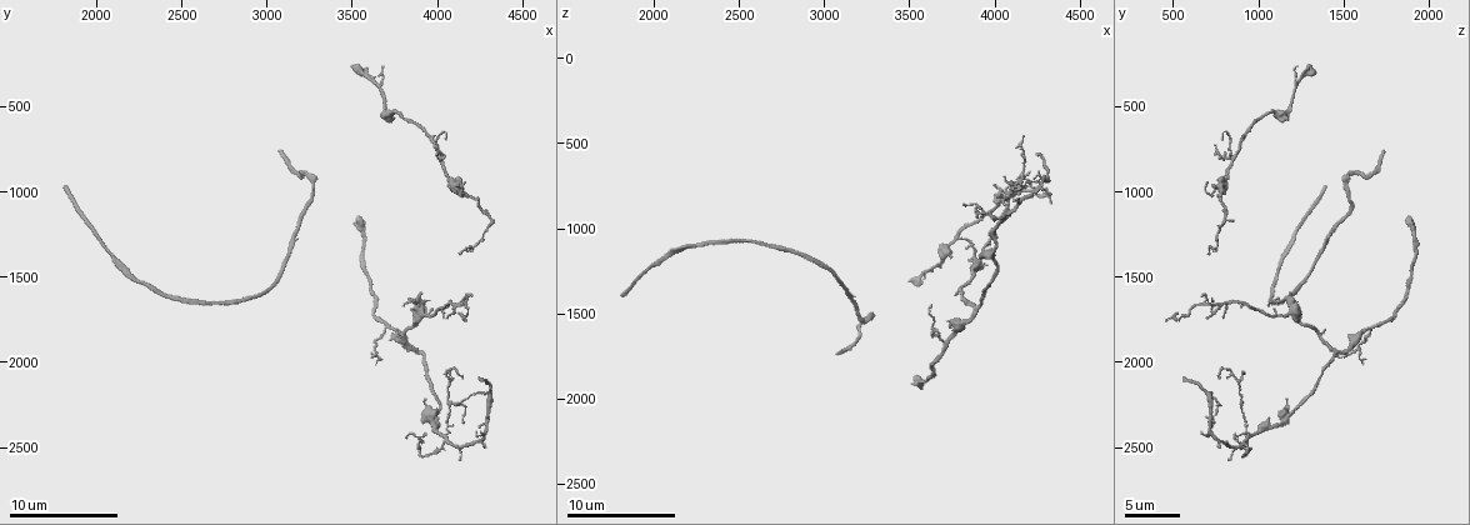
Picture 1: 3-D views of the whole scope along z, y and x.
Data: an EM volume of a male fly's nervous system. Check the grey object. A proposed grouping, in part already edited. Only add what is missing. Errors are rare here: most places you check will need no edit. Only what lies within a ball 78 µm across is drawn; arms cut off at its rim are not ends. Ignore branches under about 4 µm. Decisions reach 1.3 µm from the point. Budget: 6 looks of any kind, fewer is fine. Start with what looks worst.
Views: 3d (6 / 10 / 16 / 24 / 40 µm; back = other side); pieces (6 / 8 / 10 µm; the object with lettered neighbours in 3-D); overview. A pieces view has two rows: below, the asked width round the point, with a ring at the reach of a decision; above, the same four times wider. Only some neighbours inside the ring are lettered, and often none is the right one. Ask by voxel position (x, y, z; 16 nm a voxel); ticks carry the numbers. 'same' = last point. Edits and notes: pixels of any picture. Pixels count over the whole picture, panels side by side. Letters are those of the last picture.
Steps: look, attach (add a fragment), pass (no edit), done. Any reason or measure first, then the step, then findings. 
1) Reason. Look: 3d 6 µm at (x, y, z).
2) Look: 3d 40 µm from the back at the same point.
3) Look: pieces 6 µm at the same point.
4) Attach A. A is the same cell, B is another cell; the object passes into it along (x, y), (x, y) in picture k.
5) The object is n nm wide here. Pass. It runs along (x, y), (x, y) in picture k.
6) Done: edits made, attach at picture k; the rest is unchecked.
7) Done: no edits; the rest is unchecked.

Thin end. Look: pieces 6 µm at (3820, 2440, 860).

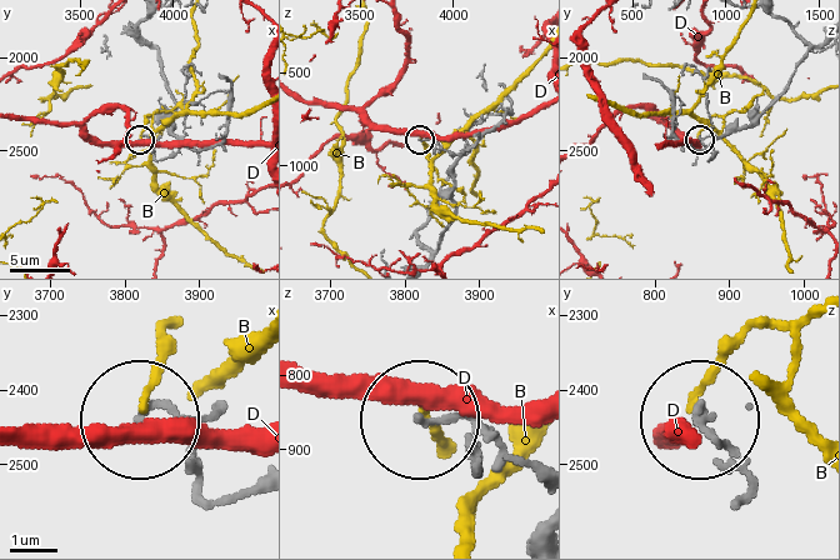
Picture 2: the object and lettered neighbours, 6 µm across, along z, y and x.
Pass. B and D are other cells; no lettered fragment goes on from it.

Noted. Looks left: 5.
Look: pieces 10 µm at (4240, 2100, 560).

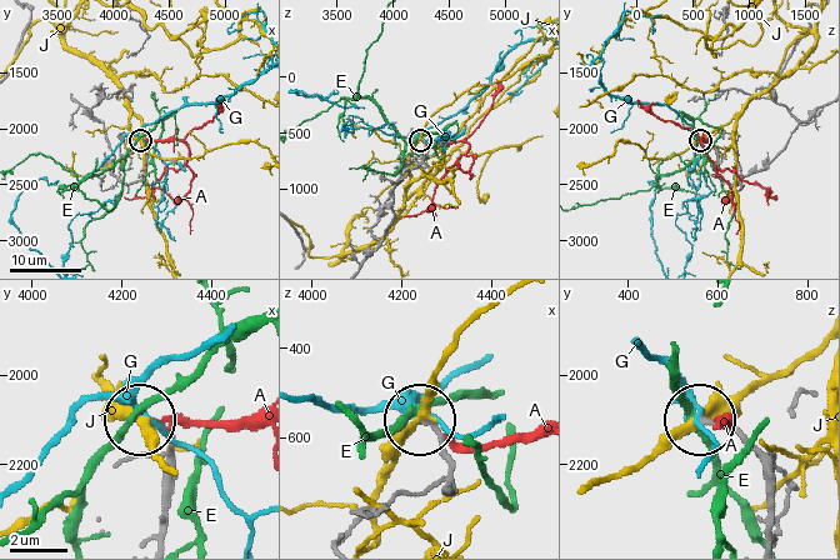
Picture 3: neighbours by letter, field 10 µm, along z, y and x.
Pass. A, E, G and J are other cells; it runs along (769, 534), (766, 469), (740, 440), (699, 421) in picture 3; no lettered fragment goes on from it.

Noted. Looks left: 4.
Thin end. Look: 3d 6 µm at (4040, 1740, 700).

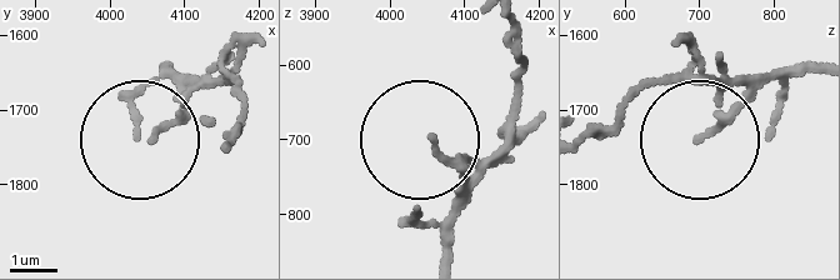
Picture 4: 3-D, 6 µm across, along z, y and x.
What lies round it. Look: pieces 6 µm at (4060, 1735, 705).

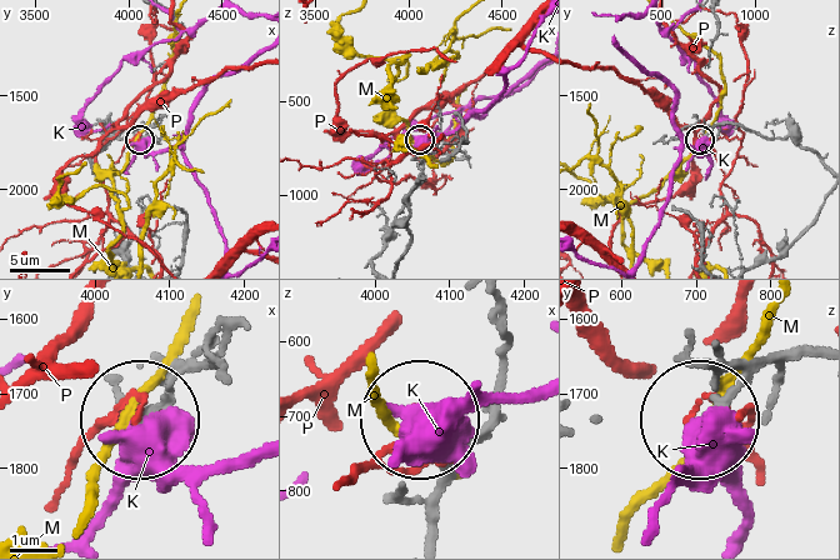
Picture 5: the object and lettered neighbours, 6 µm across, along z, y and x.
Pass. K, M and P are other cells; none of them fits.

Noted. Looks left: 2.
Done: no edits; the rest is unchecked.

